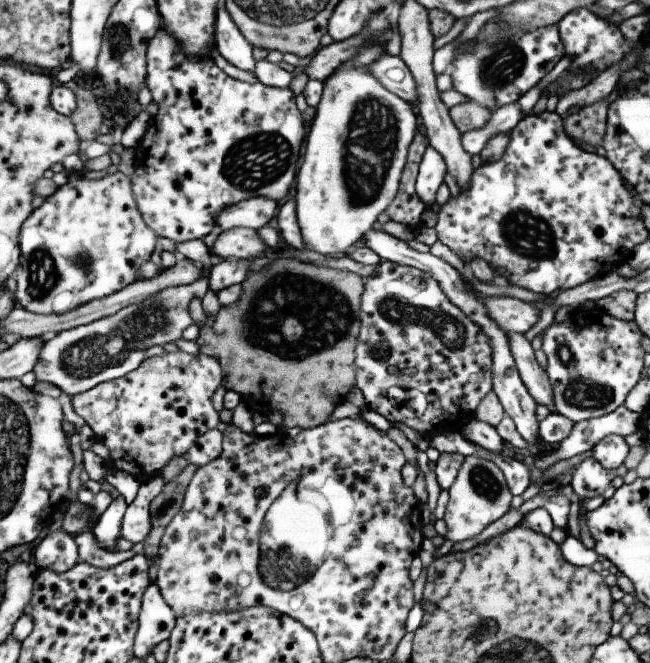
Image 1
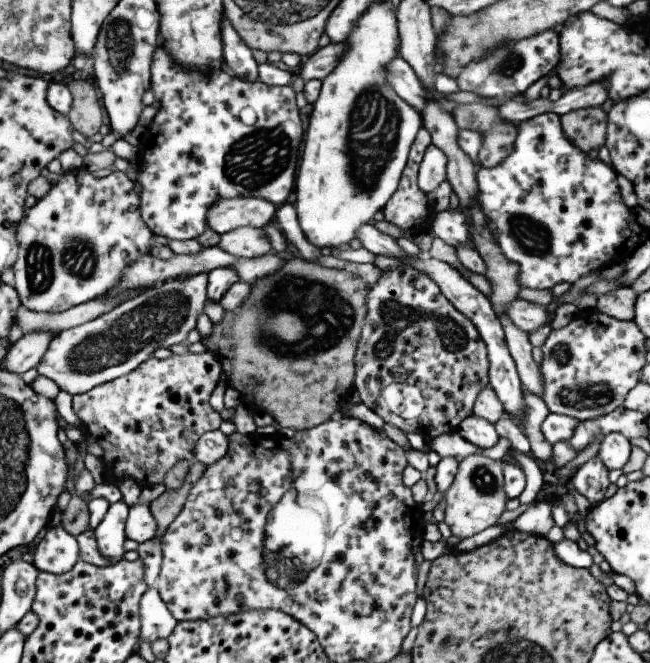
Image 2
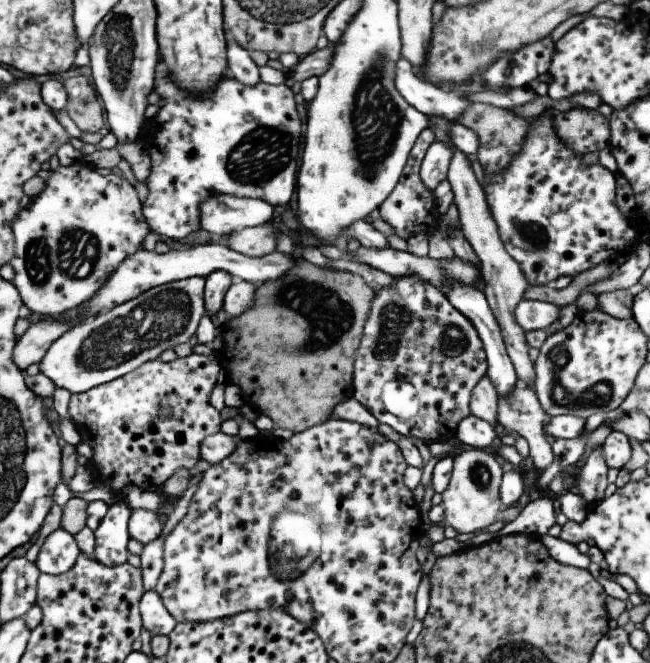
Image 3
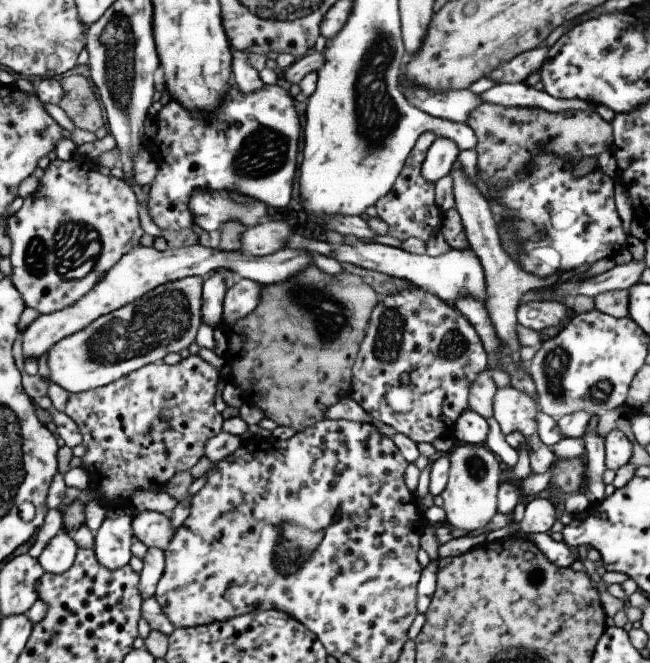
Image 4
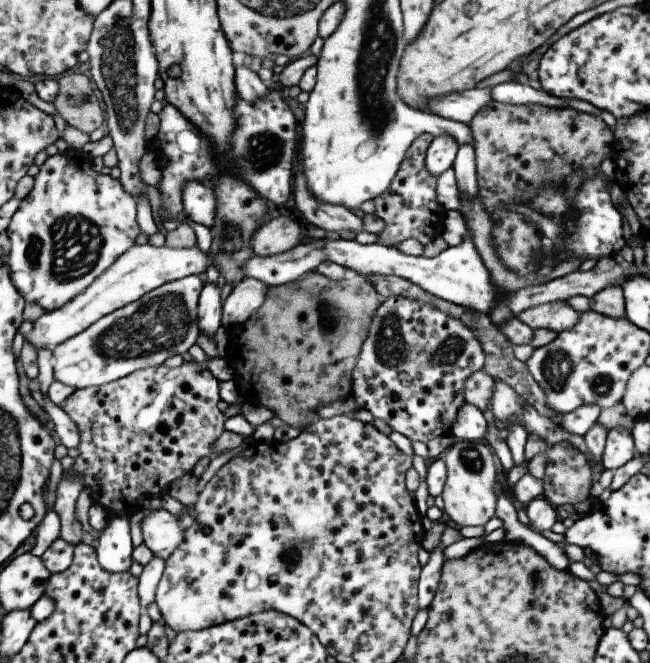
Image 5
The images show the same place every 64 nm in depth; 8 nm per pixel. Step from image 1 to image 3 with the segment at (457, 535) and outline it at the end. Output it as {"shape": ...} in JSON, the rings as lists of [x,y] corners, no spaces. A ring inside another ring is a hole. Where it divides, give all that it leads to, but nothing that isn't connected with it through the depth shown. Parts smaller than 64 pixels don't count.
{"shape":[[[463,447],[452,456],[453,464],[447,488],[439,494],[443,506],[442,525],[451,527],[455,534],[477,534],[499,518],[502,511],[499,500],[500,481],[503,474],[501,460],[491,450]]]}

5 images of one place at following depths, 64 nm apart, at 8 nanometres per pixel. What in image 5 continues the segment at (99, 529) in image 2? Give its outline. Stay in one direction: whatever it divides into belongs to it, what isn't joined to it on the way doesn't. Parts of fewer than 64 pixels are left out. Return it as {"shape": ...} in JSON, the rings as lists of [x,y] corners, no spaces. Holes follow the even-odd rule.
{"shape":[[[111,517],[100,531],[99,538],[94,541],[99,566],[109,574],[127,572],[133,561],[128,517]]]}

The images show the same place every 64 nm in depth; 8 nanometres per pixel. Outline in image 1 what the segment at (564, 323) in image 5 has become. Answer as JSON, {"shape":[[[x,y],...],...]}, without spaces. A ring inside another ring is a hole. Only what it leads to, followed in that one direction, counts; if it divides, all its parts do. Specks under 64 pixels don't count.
{"shape":[[[483,296],[481,302],[485,306],[487,316],[501,328],[506,336],[509,332],[524,334],[537,322],[540,310],[531,303],[511,297]]]}

